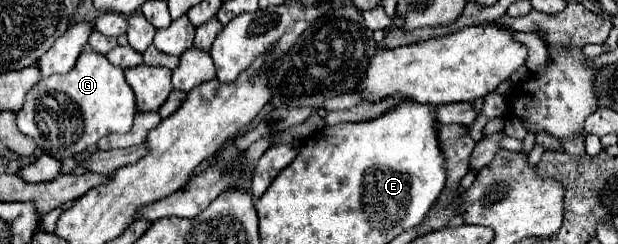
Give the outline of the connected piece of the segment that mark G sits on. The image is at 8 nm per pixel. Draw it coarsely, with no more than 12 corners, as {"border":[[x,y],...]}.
{"border":[[84,50],[42,78],[16,112],[20,132],[64,160],[128,132],[124,70]]}

